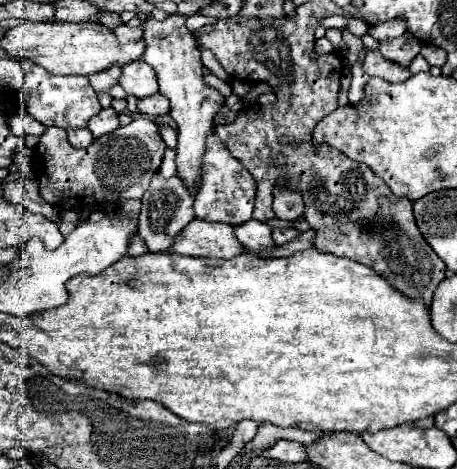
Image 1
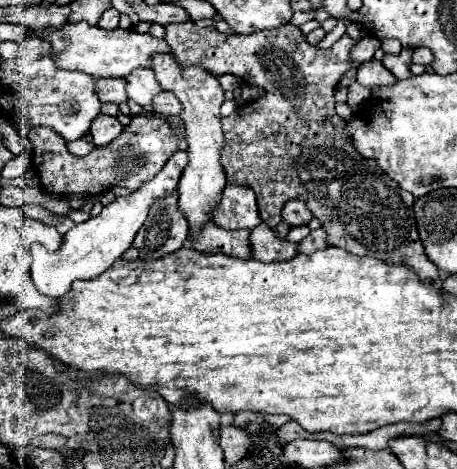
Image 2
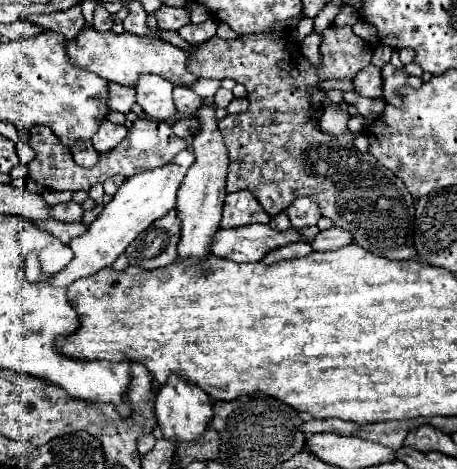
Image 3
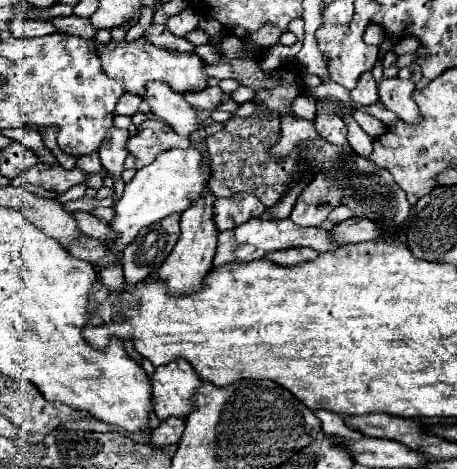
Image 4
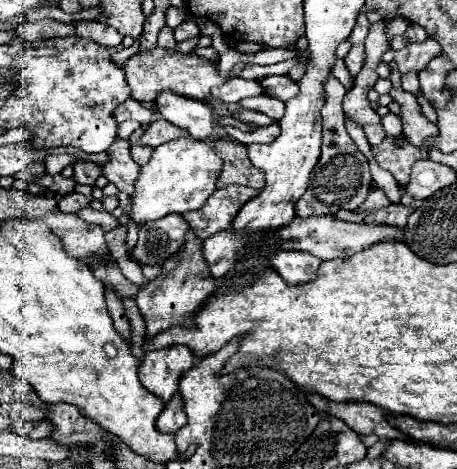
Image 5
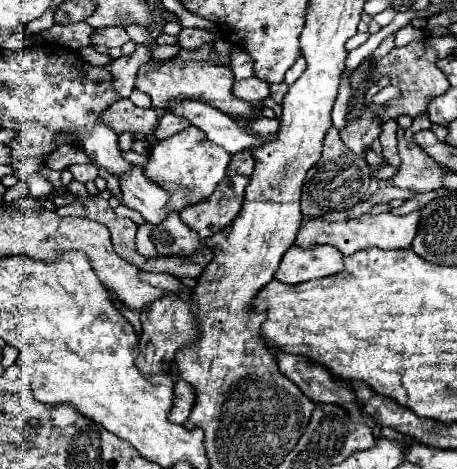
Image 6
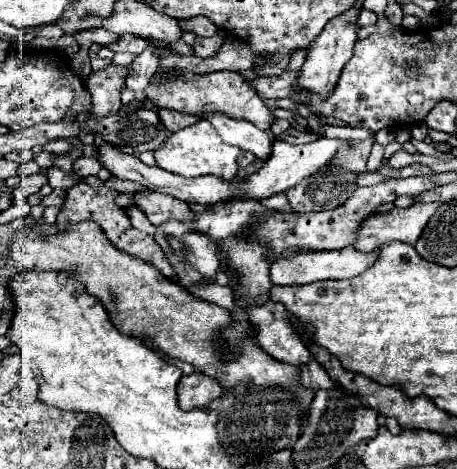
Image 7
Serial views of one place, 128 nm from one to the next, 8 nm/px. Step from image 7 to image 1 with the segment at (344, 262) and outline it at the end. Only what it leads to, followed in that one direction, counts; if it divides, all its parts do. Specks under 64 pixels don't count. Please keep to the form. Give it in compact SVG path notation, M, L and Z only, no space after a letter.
M254 218L248 224L240 224L234 228L236 238L244 244L250 252L268 252L274 248L274 240L270 236L270 228L264 222L256 222Z

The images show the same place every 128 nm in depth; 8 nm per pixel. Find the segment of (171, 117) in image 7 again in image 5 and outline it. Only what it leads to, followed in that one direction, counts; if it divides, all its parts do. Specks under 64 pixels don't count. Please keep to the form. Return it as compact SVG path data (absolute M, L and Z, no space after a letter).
M156 120L156 122L152 122L148 128L146 128L146 132L142 134L142 138L138 140L138 144L140 146L152 146L152 148L156 148L156 146L160 146L160 144L164 144L164 142L170 142L170 140L174 140L174 138L180 138L180 136L186 136L186 132L184 130L180 130L180 128L176 128L174 124L170 124L168 120Z

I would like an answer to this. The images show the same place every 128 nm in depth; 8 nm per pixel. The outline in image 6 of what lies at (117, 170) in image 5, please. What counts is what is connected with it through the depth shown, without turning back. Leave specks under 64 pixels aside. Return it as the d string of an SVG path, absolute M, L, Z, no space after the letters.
M138 164L124 172L124 176L120 176L120 188L124 194L124 204L138 210L150 224L160 224L164 216L170 214L168 210L164 210L168 194L154 182L146 180Z

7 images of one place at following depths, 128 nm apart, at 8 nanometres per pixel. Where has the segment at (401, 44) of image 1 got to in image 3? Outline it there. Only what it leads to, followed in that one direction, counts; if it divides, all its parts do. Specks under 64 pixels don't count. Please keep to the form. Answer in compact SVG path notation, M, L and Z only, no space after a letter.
M386 64L382 68L382 76L384 76L384 100L388 104L394 104L394 106L400 106L402 104L402 98L396 96L394 90L398 90L402 86L420 88L420 84L422 84L420 78L414 78L414 76L406 74L404 68L394 68L392 64Z

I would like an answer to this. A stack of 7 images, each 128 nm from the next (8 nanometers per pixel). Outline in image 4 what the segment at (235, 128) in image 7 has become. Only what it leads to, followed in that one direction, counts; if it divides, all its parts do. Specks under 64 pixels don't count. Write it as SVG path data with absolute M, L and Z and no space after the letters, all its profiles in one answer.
M148 84L144 100L148 102L150 112L170 124L180 136L190 136L194 130L198 130L198 110L188 106L184 96L172 92L168 84Z

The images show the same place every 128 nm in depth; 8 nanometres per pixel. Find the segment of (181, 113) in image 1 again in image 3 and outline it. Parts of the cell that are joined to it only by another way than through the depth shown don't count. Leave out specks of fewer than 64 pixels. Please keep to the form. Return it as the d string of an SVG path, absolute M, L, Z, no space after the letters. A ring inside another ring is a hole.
M200 80L202 88L192 88L196 94L200 94L200 98L204 100L204 108L214 108L214 94L220 88L218 80ZM196 116L200 122L198 134L192 140L194 148L194 164L188 168L184 182L178 188L178 218L182 220L182 238L178 244L178 260L196 256L198 260L204 260L210 252L210 242L220 228L220 216L222 216L222 204L226 198L226 174L228 174L228 150L224 146L222 134L218 130L218 118L212 116Z

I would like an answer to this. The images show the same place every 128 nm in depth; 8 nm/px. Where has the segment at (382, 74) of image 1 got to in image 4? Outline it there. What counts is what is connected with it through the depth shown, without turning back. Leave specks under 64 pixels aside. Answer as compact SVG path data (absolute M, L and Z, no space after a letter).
M364 72L364 76L360 76L356 88L352 90L352 100L362 106L374 104L378 100L378 84L376 84L372 72Z

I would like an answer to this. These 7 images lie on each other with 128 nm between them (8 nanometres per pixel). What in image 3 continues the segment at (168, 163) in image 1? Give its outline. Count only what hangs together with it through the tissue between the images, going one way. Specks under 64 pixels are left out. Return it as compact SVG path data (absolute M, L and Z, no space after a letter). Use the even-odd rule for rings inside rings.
M184 150L170 164L162 168L146 170L146 172L140 172L128 178L118 188L114 198L102 208L98 218L88 226L84 236L76 236L76 240L70 240L70 248L74 252L72 262L66 268L62 268L60 272L56 272L54 276L48 276L46 282L54 288L68 288L74 280L92 276L98 270L102 270L104 266L112 266L112 262L120 254L124 254L124 250L132 244L132 240L144 228L148 228L154 220L168 214L176 206L176 190L182 184L182 178L192 162L194 162L194 154L190 150ZM34 252L28 254L28 260L26 260L26 274L30 278L32 284L36 284L42 276L42 268L40 268L40 262L38 262L38 256Z

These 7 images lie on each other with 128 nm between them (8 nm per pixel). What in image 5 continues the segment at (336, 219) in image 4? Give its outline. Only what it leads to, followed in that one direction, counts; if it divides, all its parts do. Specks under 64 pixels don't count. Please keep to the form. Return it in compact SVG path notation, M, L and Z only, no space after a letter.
M380 188L373 189L369 192L369 195L362 205L356 209L355 213L371 212L375 209L378 210L387 207L390 204L391 202Z

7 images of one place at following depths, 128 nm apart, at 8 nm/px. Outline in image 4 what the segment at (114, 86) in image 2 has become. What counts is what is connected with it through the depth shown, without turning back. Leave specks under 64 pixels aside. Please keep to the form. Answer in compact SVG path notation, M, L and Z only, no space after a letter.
M124 92L124 96L118 100L116 108L114 108L114 114L122 114L122 116L132 116L138 112L138 106L140 106L142 98L140 96L132 96L128 92Z

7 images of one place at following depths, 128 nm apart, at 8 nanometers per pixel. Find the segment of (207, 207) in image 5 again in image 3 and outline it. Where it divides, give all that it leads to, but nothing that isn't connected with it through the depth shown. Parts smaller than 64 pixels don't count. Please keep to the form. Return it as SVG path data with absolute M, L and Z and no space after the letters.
M242 190L226 196L220 228L238 228L248 224L264 224L264 222L268 224L270 216L264 212L264 208L252 196L252 192Z

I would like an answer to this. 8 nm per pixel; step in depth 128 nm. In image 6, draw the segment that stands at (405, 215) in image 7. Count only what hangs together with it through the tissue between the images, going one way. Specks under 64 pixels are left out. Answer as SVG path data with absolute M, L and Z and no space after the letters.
M390 212L378 214L378 216L364 214L360 218L350 218L350 220L342 220L342 222L326 222L320 218L310 218L300 228L296 244L302 248L330 244L330 246L338 248L344 256L352 256L354 252L364 250L364 248L372 248L372 246L376 246L376 248L410 248L414 236L416 236L418 220L420 220L420 212L412 212L406 216L394 216Z

